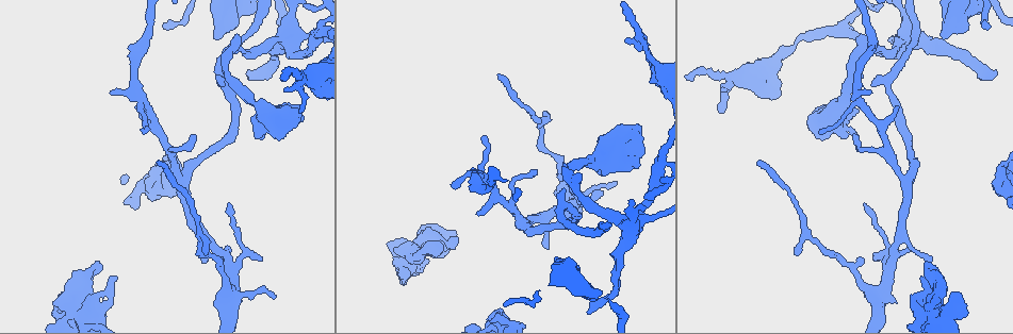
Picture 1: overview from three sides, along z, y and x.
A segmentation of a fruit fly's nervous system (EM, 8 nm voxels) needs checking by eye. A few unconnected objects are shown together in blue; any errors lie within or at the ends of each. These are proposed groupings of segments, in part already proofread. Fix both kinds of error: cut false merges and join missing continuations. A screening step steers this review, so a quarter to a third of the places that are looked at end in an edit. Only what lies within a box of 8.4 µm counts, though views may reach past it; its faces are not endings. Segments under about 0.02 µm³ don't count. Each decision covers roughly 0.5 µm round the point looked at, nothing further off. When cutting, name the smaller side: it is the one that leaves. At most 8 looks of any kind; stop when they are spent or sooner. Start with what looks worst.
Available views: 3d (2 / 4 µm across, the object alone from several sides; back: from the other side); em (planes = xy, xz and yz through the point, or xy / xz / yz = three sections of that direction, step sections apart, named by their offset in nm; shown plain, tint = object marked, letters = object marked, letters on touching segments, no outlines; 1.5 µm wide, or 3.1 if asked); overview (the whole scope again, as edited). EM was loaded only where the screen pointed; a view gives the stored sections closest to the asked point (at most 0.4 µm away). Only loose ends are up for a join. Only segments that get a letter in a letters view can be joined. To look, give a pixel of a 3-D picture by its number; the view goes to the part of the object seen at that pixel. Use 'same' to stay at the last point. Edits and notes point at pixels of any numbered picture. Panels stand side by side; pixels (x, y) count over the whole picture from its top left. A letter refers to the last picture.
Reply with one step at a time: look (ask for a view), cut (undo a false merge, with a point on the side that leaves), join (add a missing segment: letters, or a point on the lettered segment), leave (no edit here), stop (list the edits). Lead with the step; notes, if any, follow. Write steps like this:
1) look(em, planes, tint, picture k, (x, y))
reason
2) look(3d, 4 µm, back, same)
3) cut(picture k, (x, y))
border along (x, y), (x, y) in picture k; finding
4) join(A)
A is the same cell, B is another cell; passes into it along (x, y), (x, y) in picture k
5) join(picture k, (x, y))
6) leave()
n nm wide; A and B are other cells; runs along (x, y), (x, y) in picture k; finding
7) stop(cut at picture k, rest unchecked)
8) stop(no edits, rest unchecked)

look(em, yz, step 4, tint, picture 1, (877, 256))
free end

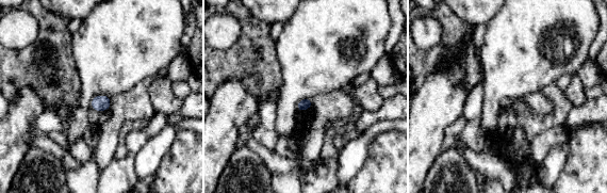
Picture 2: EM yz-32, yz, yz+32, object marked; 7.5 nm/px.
look(em, planes, letters, same)

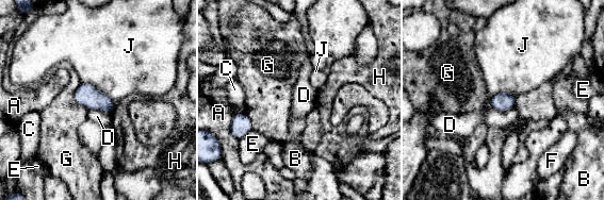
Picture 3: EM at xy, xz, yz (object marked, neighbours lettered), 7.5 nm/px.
leave()
140 nm wide; A, B, C, D, E, F, G, H and J are other cells; border along (516, 96), (496, 94), (489, 106) in picture 3; no lettered segment goes on from it

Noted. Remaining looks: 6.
look(em, planes, letters, picture 1, (626, 42))
free end

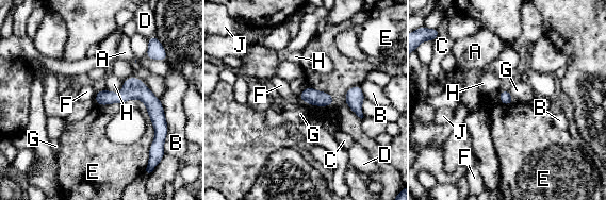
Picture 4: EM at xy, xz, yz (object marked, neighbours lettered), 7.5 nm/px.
leave()
A, B, C, D, E, F, G, H and J are other cells; runs along (98, 95), (141, 94), (161, 121) in picture 4; no lettered segment goes on from it

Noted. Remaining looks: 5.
look(3d, 4 µm, picture 1, (756, 163))
tapers out

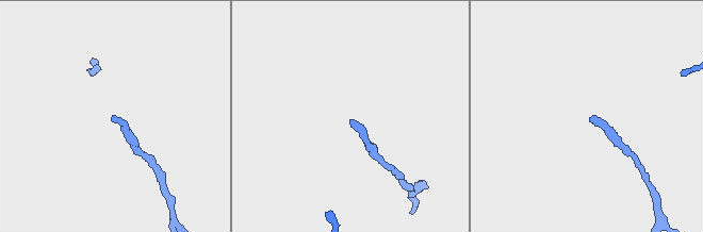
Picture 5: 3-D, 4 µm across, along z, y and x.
look(em, xz, step 8, tint, picture 5, (591, 116))

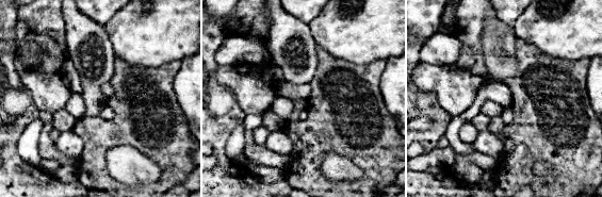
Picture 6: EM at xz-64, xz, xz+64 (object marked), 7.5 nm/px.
look(em, xy, step 8, letters, same)

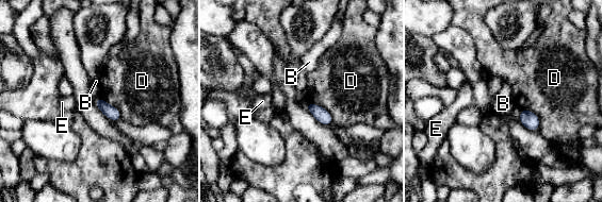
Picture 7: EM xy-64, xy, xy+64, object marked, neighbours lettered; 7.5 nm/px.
leave()
B, D and E are other cells; border along (521, 107), (537, 115), (539, 130) in picture 7; no lettered segment goes on from it

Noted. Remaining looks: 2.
stop(no edits, rest unchecked)

